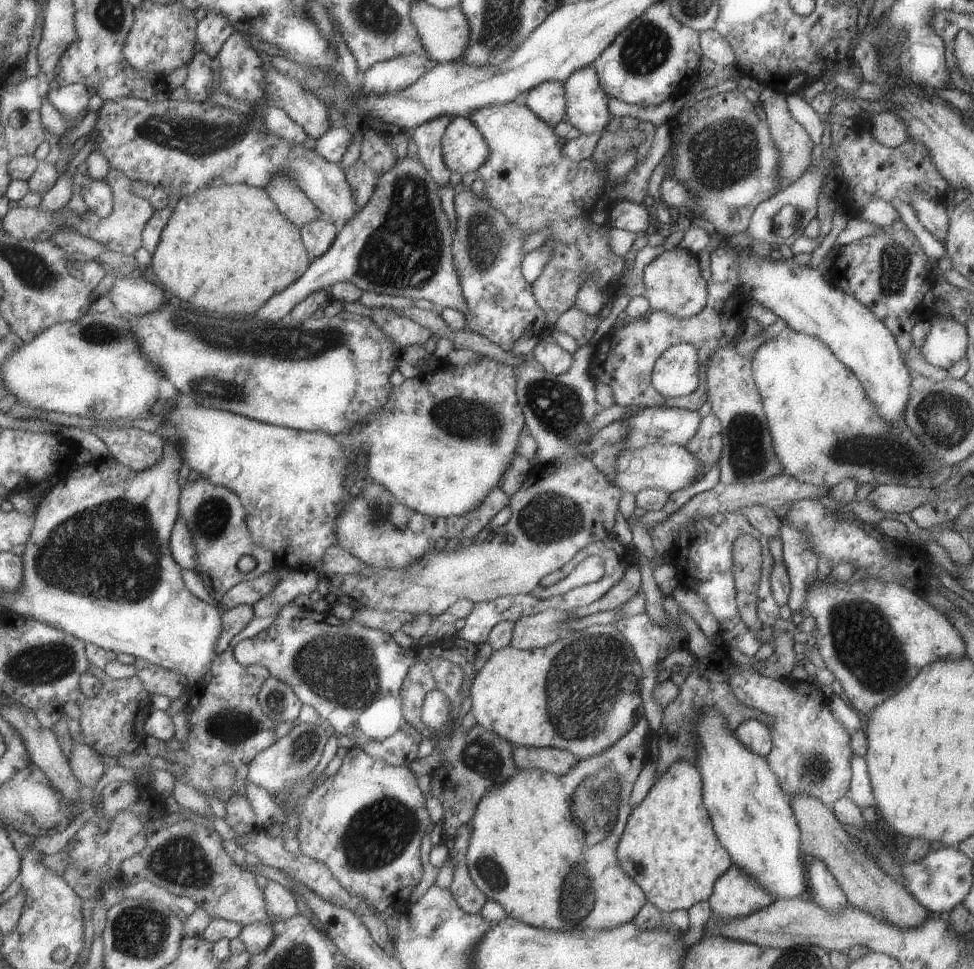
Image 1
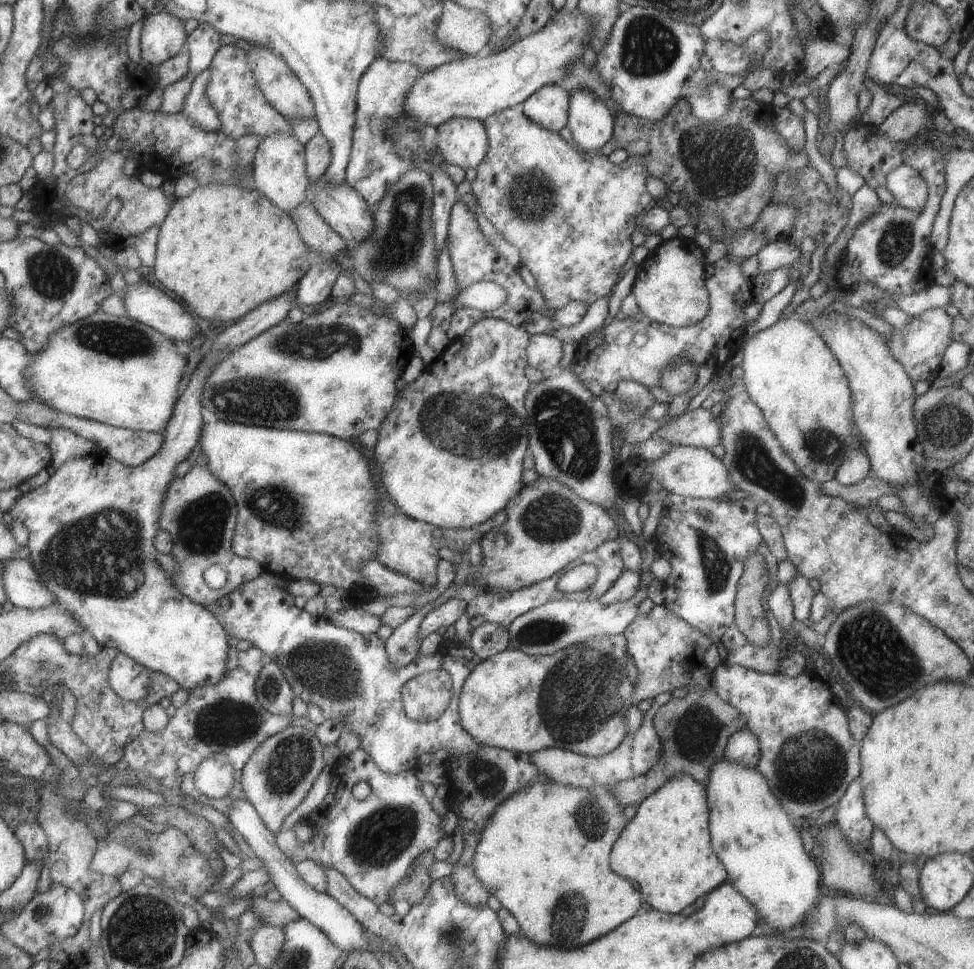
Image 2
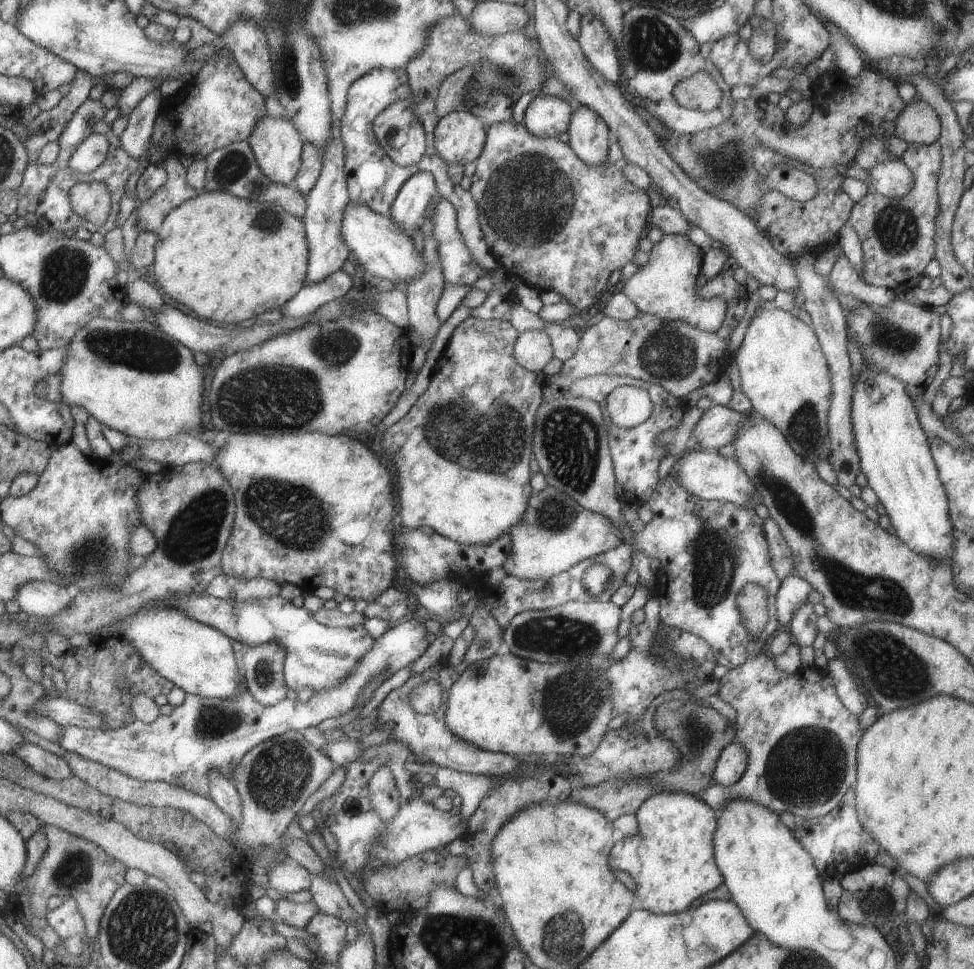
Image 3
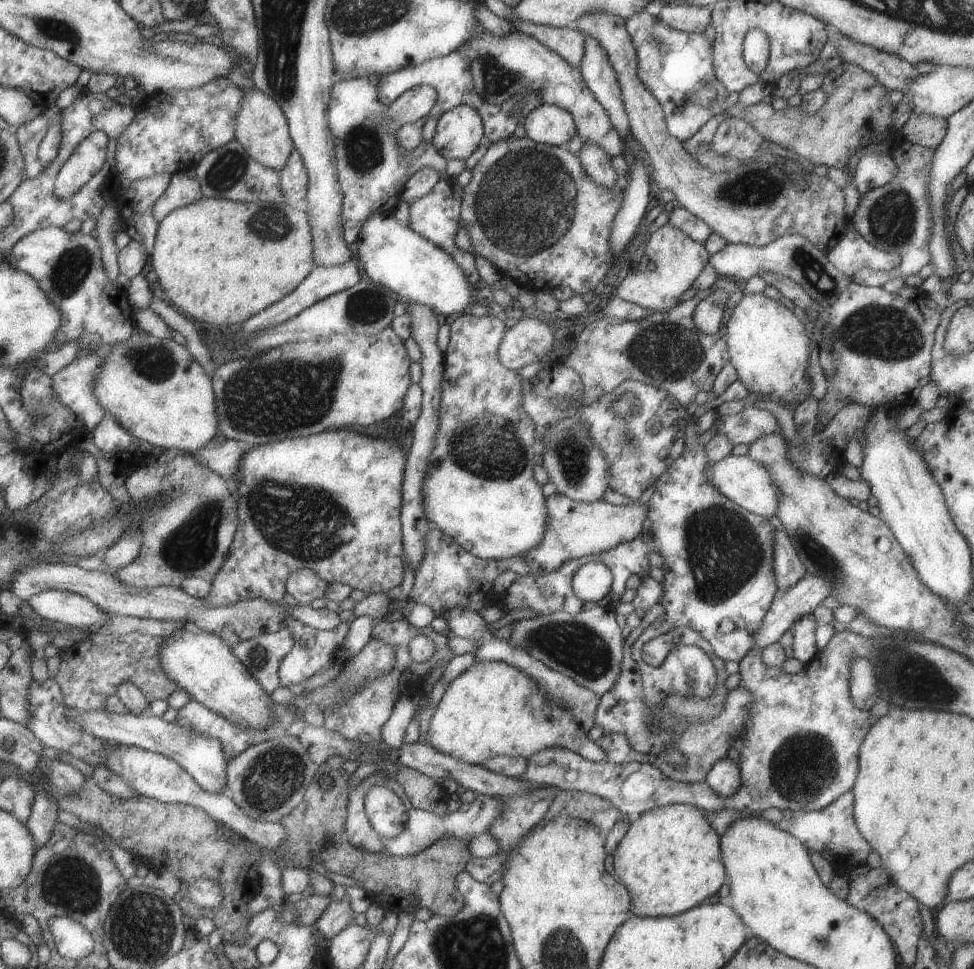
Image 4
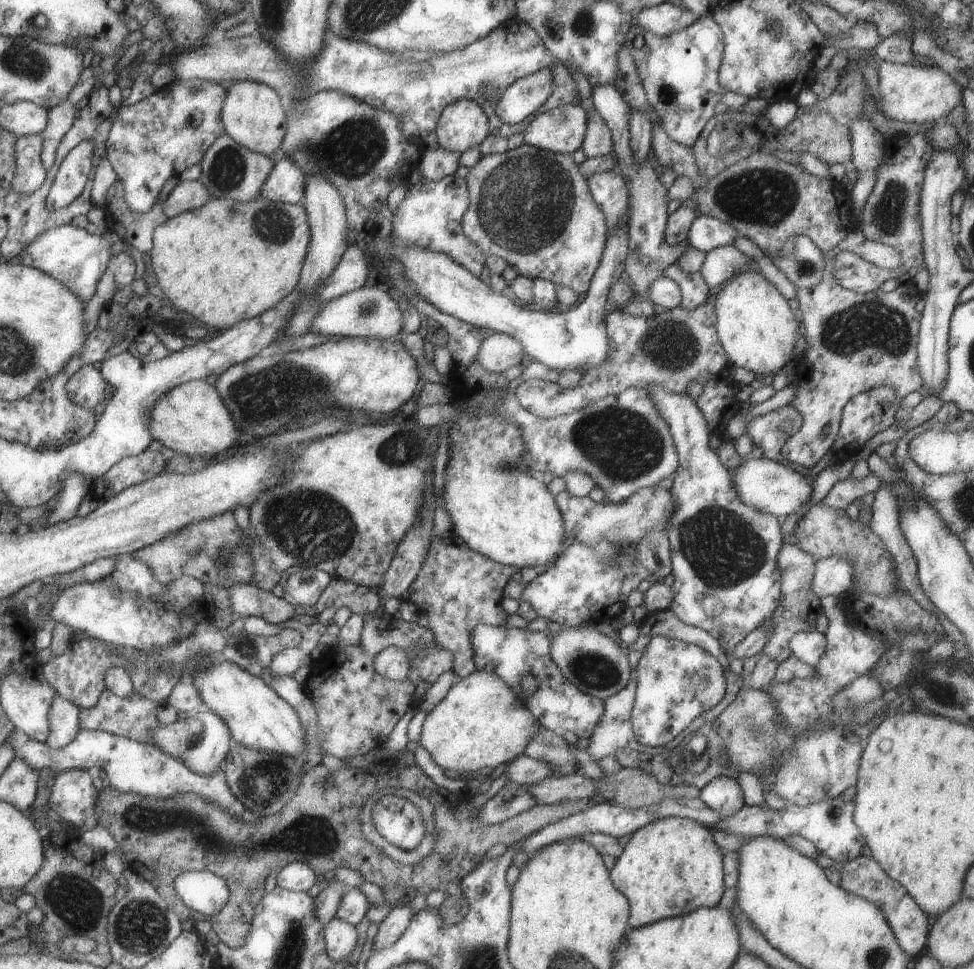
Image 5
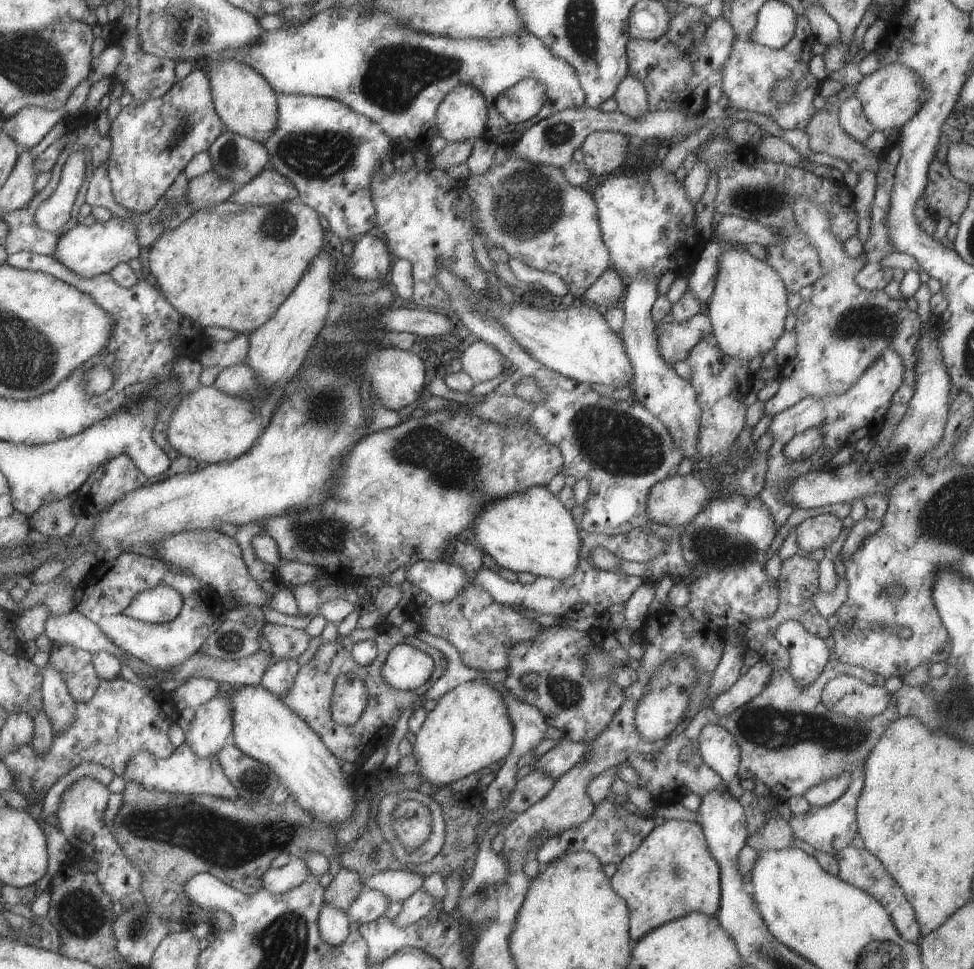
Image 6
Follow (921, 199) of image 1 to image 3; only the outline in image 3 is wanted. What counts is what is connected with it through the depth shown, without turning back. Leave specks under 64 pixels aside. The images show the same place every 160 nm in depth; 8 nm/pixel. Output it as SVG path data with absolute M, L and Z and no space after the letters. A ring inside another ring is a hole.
M892 158L890 161L879 163L868 170L871 178L869 191L875 192L889 198L901 198L905 196L913 188L913 175L908 169L908 165L901 159Z

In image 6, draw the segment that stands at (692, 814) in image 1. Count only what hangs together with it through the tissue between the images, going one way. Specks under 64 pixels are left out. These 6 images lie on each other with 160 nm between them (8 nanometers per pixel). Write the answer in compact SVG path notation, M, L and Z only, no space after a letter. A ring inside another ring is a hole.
M664 819L661 824L655 825L635 850L616 864L609 882L628 908L628 935L632 943L656 926L690 912L702 912L711 916L719 908L718 864L707 848L702 828L689 821Z

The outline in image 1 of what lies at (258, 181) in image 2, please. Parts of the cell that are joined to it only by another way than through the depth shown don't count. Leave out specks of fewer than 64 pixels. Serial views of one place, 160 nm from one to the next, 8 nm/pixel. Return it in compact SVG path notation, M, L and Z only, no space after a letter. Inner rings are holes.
M274 175L265 190L279 212L297 228L322 218L320 210L307 195L286 175Z

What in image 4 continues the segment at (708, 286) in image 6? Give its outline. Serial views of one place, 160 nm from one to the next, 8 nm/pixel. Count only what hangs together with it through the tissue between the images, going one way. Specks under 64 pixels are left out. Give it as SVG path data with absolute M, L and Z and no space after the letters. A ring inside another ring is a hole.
M799 234L784 235L767 245L728 243L725 248L713 254L708 259L708 263L721 278L747 281L759 272L773 272L773 274L787 277L799 284L821 308L829 308L835 303L839 294L852 284L849 277L836 270L835 266L828 262L825 253L820 252L809 240L805 240Z

